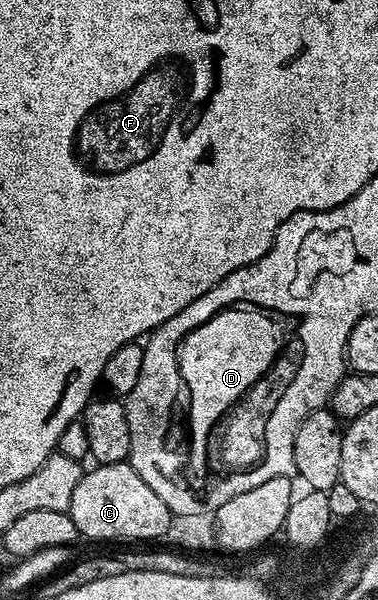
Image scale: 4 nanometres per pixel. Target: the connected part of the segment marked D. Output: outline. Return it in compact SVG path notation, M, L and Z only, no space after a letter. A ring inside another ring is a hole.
M231 305L231 313L225 315L225 313L219 313L219 309L215 309L215 321L209 321L207 325L199 321L197 333L191 333L191 335L183 333L183 341L179 337L176 338L175 345L172 345L172 356L176 368L175 381L181 381L189 389L189 397L193 397L193 439L162 439L161 444L166 452L174 454L176 460L179 460L180 485L188 492L192 492L195 498L204 500L210 492L218 488L218 485L228 484L235 477L240 477L235 471L235 465L221 459L221 453L213 449L221 427L207 437L209 425L229 405L231 399L247 399L255 391L255 387L275 371L275 367L281 361L291 361L291 359L283 359L283 355L291 349L291 345L304 341L303 325L306 325L306 319L306 314L297 313L295 310L273 307L273 313L263 313L259 317L251 313L241 313L239 305Z

